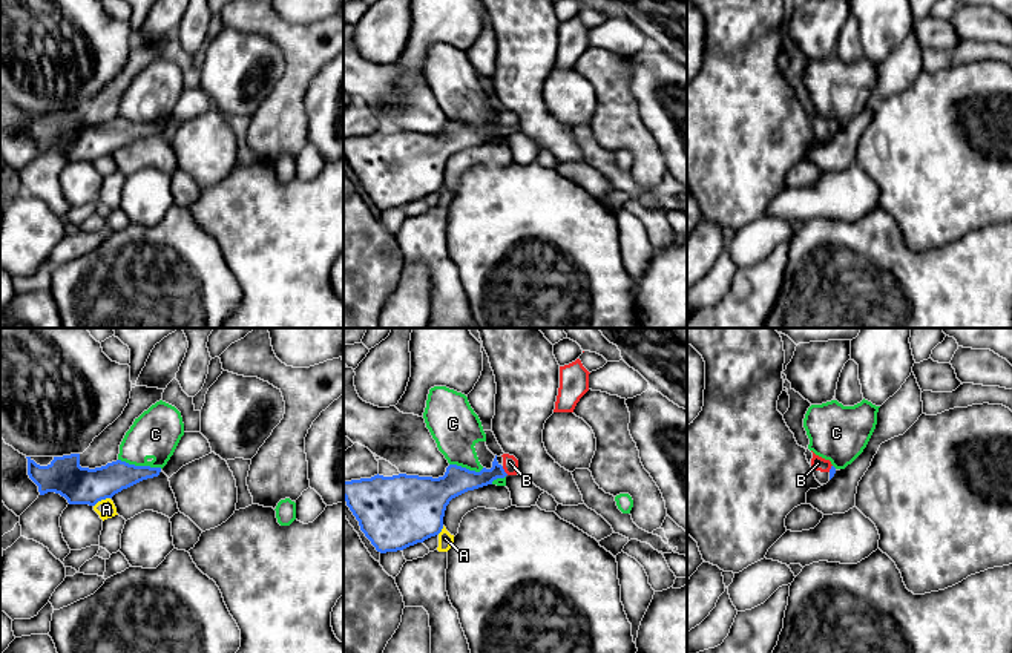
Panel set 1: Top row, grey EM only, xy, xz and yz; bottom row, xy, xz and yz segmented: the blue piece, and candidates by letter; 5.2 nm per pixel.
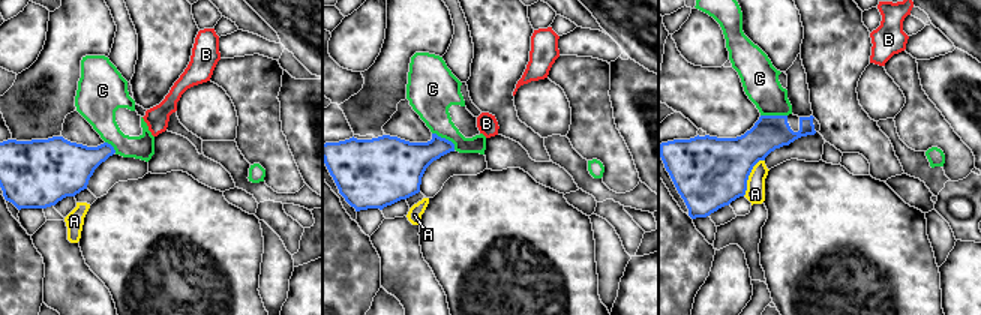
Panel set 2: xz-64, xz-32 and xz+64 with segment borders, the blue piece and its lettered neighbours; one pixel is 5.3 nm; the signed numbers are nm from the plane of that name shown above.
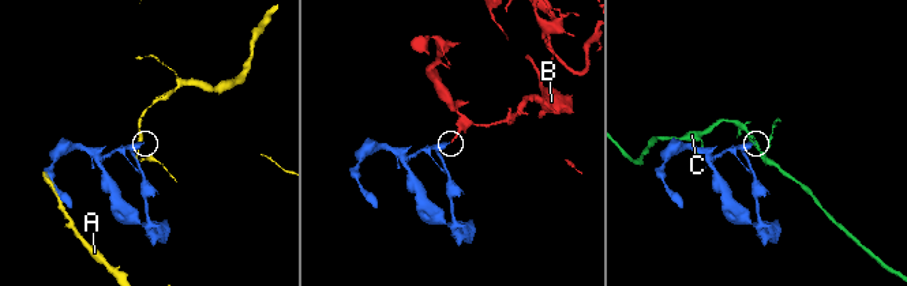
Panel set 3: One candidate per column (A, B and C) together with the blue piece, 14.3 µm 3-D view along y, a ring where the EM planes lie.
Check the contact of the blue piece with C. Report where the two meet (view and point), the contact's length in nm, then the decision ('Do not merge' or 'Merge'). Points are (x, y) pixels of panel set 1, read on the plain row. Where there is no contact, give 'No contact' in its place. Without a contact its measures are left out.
Touches blue at xy (140, 123). Shared border 240 nm. Do not merge

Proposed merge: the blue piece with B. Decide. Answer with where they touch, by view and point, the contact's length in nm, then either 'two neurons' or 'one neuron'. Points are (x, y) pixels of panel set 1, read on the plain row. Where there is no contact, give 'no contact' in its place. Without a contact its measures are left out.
contact xz (503, 127); length 60 nm; one neuron

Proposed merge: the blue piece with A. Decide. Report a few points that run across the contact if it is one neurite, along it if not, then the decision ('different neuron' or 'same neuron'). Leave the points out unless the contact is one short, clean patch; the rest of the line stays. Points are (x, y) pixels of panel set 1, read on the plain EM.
xy (109, 154), (94, 163) | different neuron

